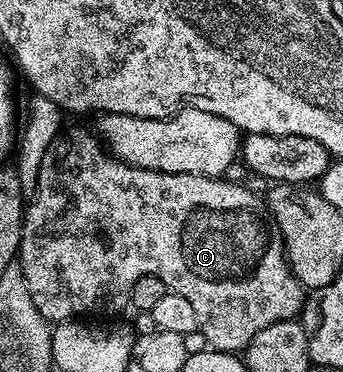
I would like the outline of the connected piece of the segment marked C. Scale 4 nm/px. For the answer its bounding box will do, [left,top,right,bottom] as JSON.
[18,131,306,352]

